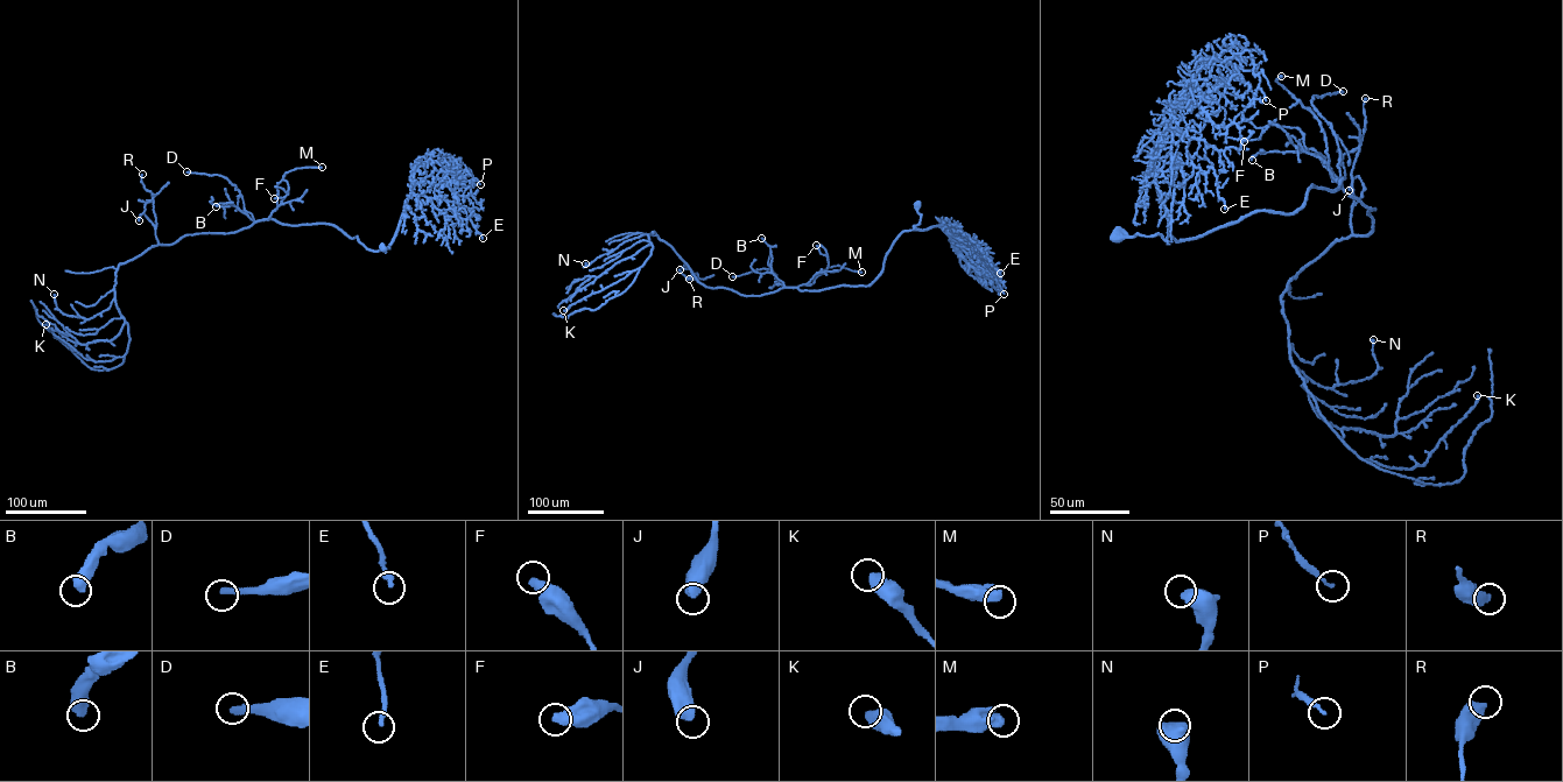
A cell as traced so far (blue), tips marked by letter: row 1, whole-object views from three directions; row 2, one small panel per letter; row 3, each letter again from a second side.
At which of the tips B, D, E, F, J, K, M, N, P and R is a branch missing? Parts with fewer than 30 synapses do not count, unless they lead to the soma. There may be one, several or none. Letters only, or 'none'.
D, M

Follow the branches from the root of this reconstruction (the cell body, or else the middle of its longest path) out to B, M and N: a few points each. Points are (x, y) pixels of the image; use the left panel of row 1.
B: (382, 248), (370, 251), (358, 237), (350, 238), (328, 224), (254, 222), (231, 203), (216, 206)
M: (382, 248), (370, 251), (358, 237), (328, 224), (267, 219), (286, 173), (322, 167)
N: (382, 248), (328, 224), (262, 219), (120, 263), (111, 305), (90, 318), (63, 314), (54, 294)

